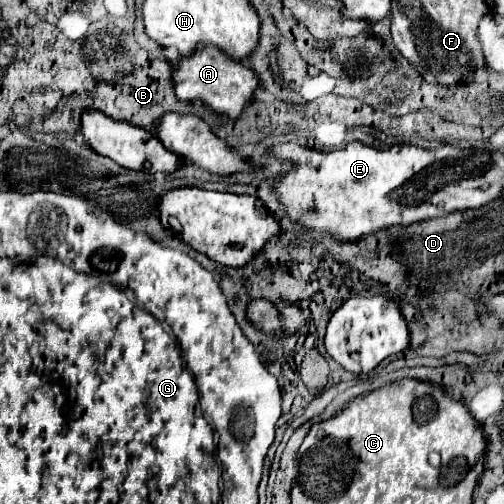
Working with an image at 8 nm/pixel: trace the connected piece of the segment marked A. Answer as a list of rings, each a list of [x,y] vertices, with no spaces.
[[[197,47],[195,55],[181,57],[179,63],[173,67],[171,79],[179,101],[199,99],[213,111],[225,113],[231,119],[237,119],[243,113],[243,107],[253,99],[253,93],[259,87],[259,79],[249,67],[241,65],[229,55],[223,55],[223,51],[219,51],[217,47]]]

